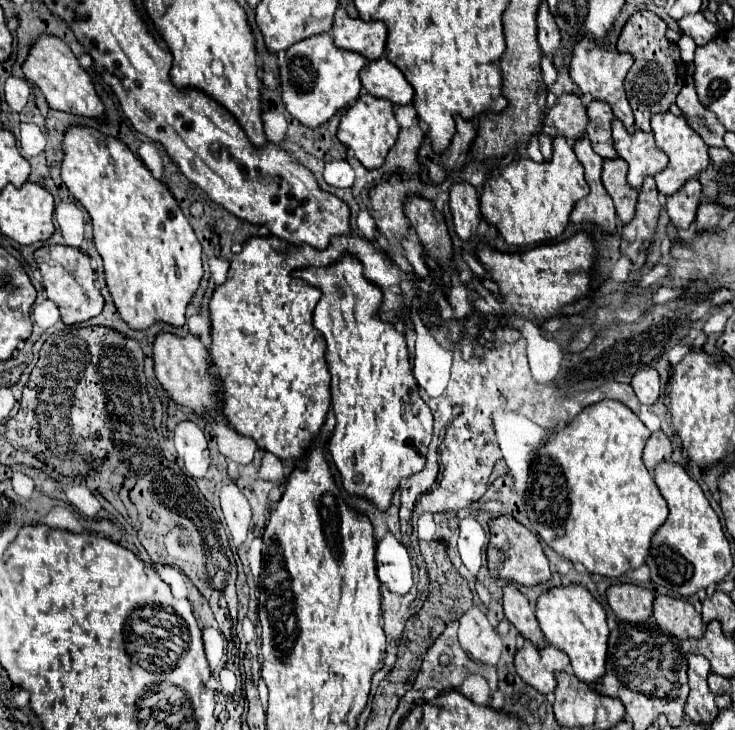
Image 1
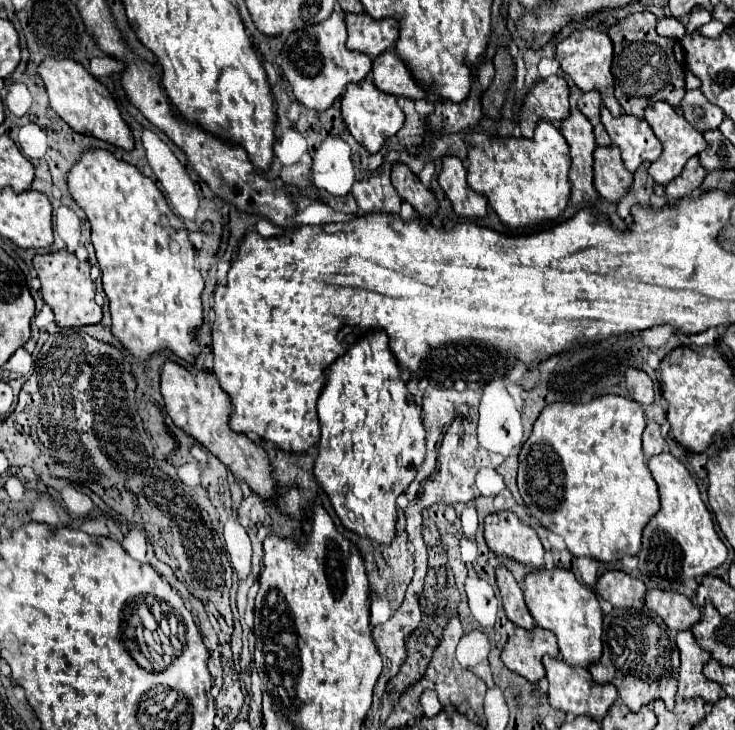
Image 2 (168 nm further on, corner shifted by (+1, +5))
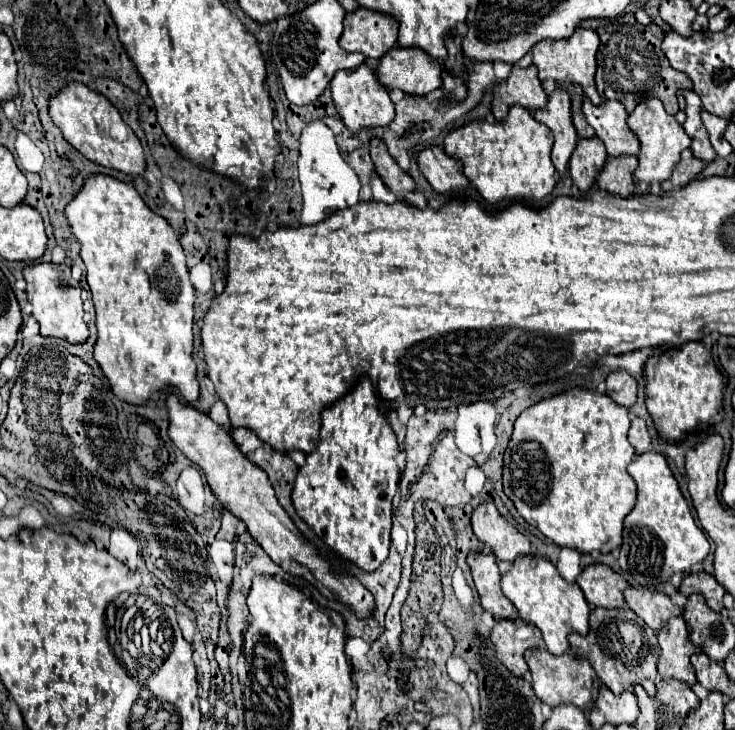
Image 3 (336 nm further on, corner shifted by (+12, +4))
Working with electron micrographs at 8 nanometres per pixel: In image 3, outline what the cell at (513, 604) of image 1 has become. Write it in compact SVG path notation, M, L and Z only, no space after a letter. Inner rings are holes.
M470 554L468 564L472 568L474 586L480 594L480 604L486 612L494 616L496 622L514 618L514 604L504 596L500 588L500 572L496 566L496 556L486 554Z

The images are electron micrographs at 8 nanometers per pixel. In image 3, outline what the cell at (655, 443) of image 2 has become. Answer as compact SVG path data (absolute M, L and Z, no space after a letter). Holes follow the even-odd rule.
M634 418L630 432L628 432L628 440L634 446L636 454L644 454L650 450L650 434L646 430L646 422L642 418Z

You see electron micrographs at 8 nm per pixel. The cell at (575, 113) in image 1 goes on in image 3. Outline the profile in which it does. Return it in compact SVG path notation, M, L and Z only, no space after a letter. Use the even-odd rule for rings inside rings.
M534 66L514 68L508 80L500 82L494 88L492 112L498 122L504 122L508 110L514 104L524 106L526 110L540 110L548 104L548 94L544 92L542 82L538 78L538 70Z

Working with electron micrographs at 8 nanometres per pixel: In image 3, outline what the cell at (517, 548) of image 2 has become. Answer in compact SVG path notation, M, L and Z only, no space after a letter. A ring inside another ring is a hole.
M492 502L474 508L472 528L476 538L490 546L498 560L514 562L518 556L530 554L530 540L506 522Z

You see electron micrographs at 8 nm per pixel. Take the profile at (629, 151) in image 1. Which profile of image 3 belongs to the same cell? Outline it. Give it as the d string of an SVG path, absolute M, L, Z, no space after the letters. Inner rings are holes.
M586 98L582 112L610 156L638 156L640 140L636 140L636 134L628 128L628 112L620 102L602 102L594 106Z

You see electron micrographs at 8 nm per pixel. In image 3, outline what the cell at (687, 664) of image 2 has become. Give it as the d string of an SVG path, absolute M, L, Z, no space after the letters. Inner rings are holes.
M672 618L658 632L660 644L660 660L658 672L664 680L680 680L688 686L694 686L696 674L690 664L690 656L698 652L698 648L688 640L688 628L682 618Z

